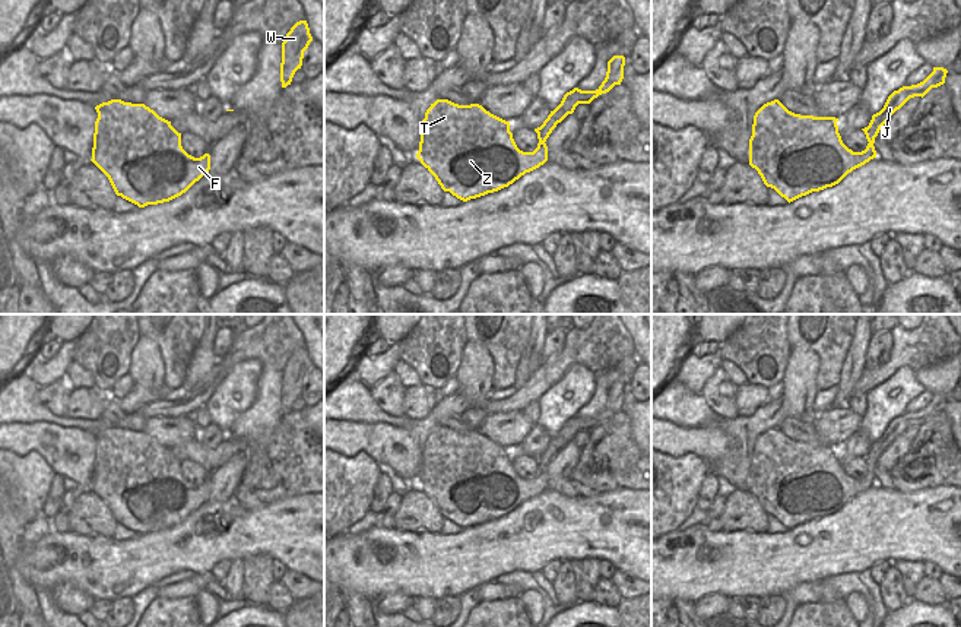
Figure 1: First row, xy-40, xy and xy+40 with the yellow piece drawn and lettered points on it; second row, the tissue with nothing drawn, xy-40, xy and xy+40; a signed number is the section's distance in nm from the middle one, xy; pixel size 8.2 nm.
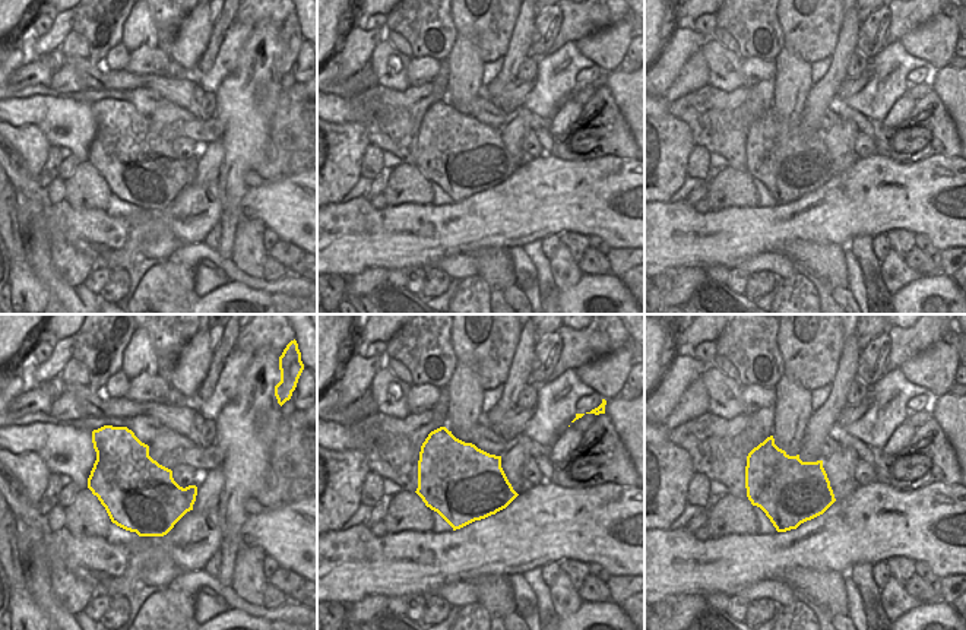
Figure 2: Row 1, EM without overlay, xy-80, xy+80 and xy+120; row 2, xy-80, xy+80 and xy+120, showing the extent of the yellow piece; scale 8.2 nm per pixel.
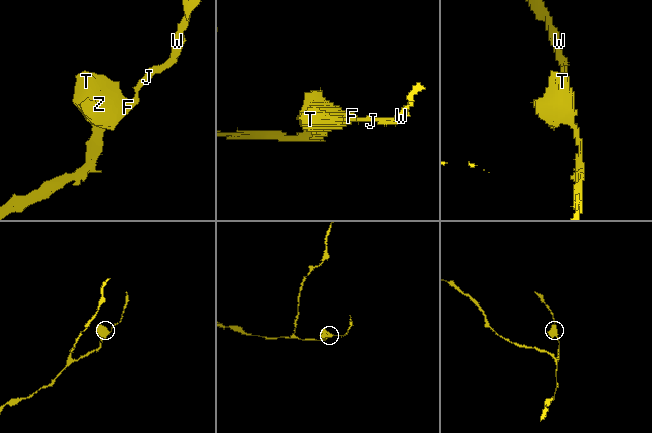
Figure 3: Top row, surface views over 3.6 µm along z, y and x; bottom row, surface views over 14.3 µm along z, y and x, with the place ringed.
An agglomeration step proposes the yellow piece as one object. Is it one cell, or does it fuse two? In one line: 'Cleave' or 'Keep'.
Keep

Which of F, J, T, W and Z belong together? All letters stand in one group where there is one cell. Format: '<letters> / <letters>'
F J T W Z

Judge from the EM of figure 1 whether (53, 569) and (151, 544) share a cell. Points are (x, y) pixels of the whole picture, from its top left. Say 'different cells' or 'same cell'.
same cell

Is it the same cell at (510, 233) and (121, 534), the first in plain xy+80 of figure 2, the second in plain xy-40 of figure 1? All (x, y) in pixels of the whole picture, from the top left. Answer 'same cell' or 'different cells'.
different cells

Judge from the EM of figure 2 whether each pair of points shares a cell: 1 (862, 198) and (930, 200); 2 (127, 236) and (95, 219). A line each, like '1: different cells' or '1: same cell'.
1: same cell
2: same cell

